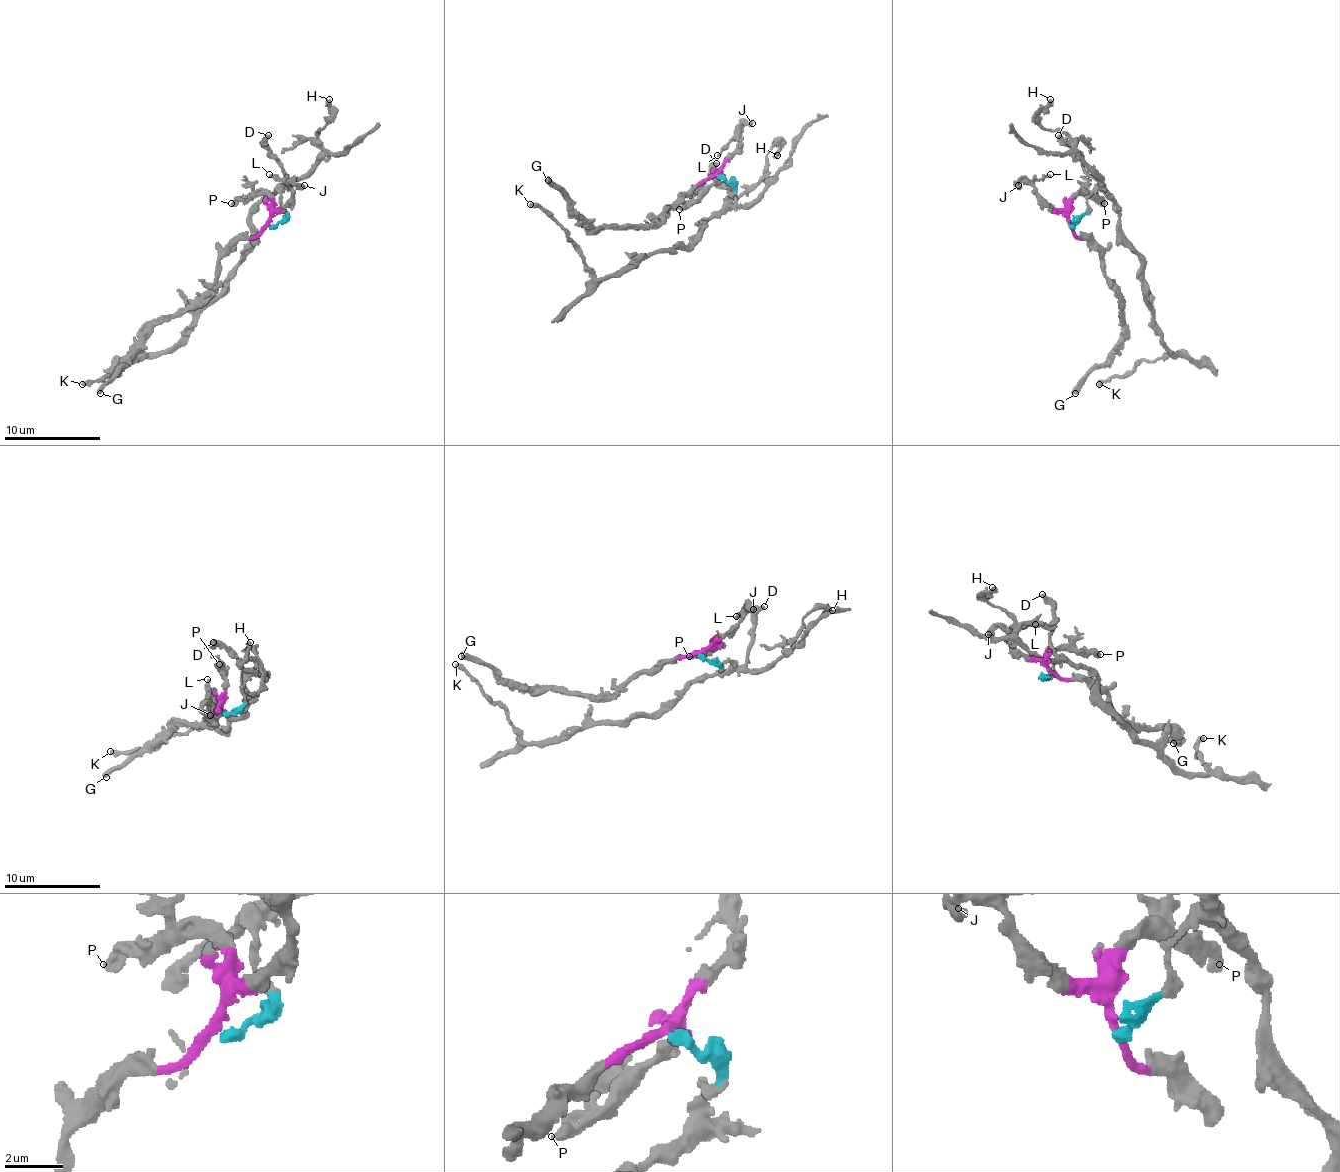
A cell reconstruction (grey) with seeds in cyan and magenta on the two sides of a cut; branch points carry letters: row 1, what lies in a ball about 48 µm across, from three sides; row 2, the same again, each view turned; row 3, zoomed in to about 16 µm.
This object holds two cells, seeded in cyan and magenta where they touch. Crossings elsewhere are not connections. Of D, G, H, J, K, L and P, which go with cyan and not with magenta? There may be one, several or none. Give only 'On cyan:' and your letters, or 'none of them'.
On cyan: D, H, K

